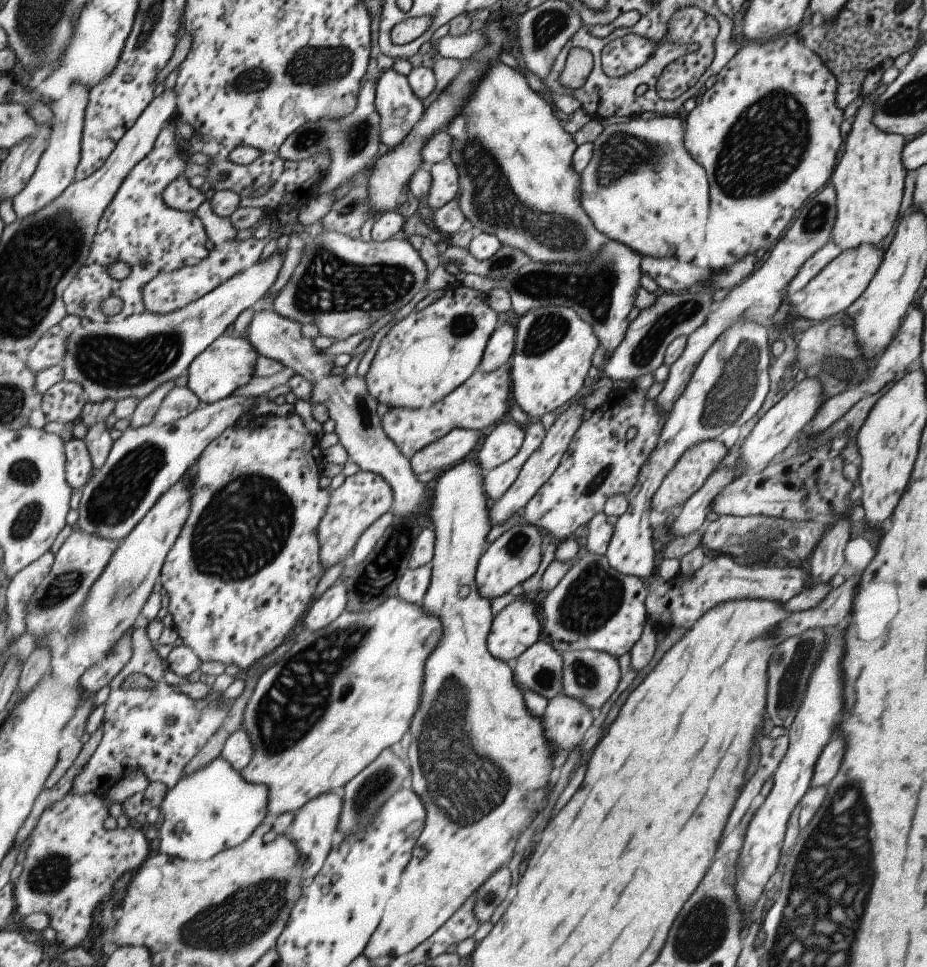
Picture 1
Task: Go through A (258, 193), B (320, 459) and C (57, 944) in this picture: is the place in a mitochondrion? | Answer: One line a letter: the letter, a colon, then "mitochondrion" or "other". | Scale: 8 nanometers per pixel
A: other
B: other
C: other

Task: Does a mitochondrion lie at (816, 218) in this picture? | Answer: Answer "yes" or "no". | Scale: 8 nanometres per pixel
yes

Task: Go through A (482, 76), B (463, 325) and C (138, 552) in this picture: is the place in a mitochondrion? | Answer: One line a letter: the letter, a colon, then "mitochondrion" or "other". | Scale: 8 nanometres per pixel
A: other
B: mitochondrion
C: other

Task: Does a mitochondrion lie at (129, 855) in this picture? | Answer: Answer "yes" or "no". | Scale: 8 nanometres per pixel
no

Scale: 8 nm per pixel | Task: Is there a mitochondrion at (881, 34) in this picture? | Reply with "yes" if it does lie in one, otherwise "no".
no

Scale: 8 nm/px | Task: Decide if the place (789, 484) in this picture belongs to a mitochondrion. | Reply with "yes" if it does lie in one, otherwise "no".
no

